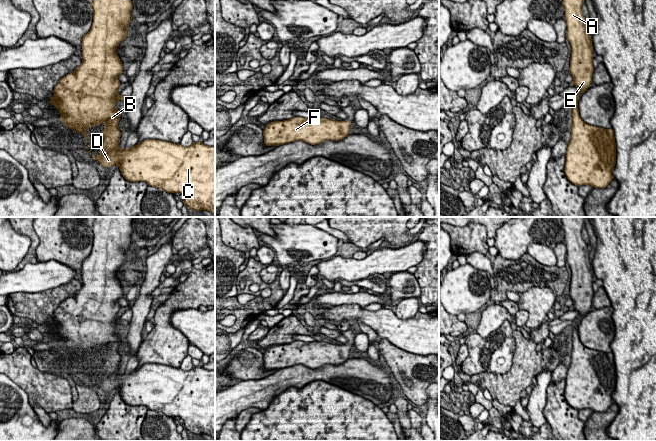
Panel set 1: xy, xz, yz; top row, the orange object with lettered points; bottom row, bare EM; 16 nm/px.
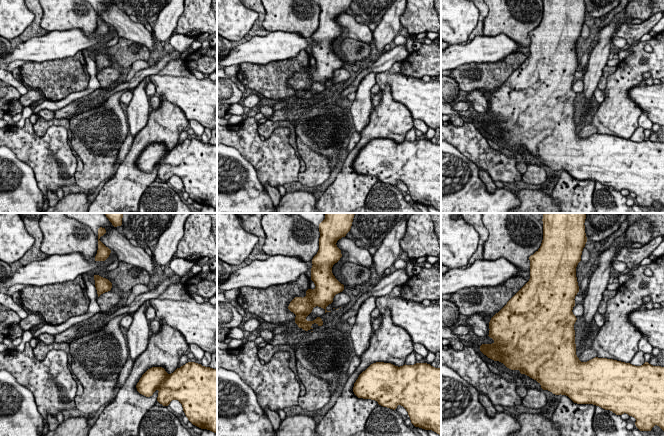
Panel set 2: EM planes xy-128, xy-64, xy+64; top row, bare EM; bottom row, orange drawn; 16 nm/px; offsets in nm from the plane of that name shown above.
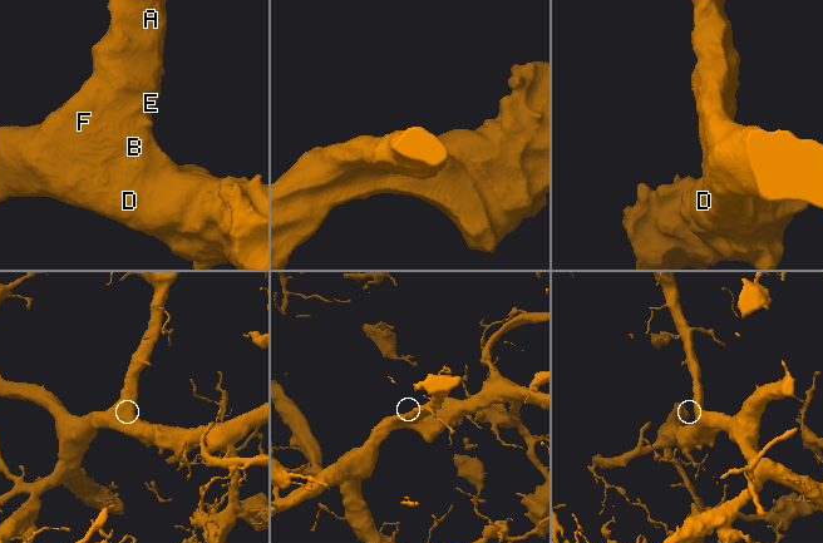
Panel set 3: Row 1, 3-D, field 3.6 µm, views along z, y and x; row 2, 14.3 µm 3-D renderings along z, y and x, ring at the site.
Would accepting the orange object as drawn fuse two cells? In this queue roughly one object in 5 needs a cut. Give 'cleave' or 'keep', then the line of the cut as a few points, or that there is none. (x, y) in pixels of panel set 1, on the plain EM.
keep; no cut

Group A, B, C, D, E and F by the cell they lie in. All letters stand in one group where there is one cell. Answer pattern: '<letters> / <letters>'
A B C D E F

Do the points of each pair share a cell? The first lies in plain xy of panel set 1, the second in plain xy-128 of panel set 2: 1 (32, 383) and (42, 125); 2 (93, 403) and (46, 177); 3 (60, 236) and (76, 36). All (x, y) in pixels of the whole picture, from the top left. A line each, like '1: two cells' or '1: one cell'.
1: two cells
2: two cells
3: two cells

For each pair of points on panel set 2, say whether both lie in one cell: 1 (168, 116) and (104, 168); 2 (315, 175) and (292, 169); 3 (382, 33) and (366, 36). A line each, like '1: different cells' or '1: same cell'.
1: different cells
2: different cells
3: different cells

